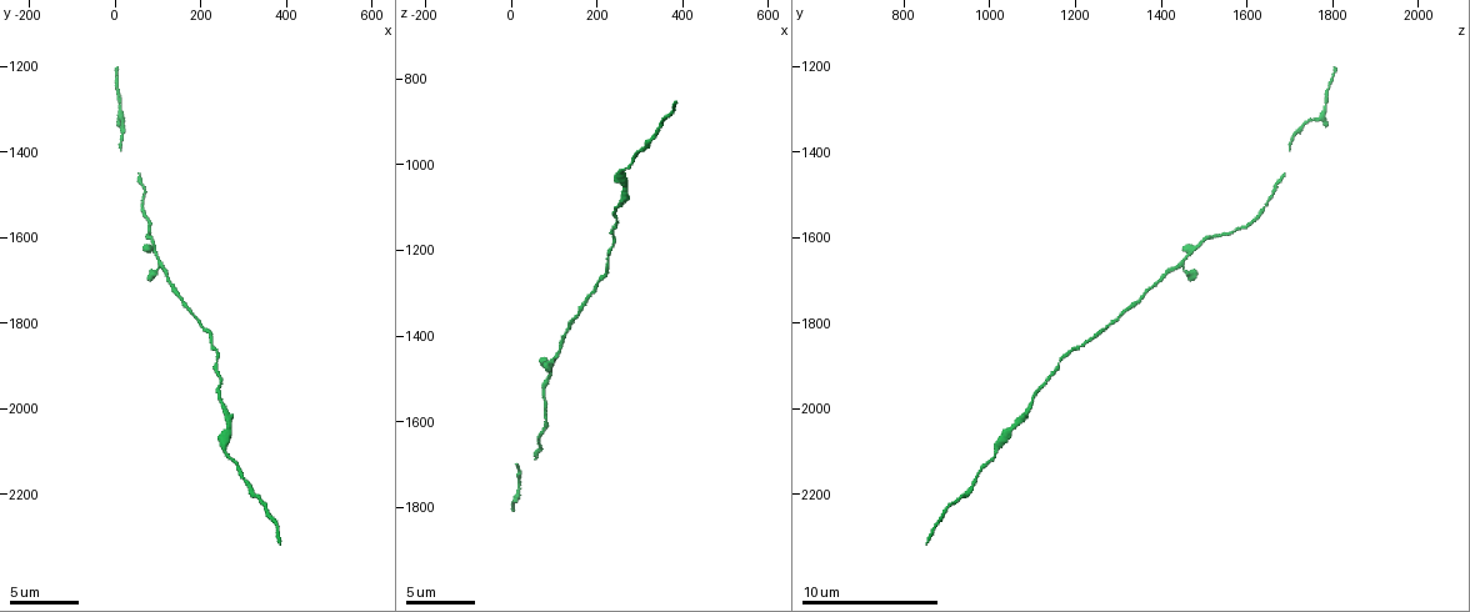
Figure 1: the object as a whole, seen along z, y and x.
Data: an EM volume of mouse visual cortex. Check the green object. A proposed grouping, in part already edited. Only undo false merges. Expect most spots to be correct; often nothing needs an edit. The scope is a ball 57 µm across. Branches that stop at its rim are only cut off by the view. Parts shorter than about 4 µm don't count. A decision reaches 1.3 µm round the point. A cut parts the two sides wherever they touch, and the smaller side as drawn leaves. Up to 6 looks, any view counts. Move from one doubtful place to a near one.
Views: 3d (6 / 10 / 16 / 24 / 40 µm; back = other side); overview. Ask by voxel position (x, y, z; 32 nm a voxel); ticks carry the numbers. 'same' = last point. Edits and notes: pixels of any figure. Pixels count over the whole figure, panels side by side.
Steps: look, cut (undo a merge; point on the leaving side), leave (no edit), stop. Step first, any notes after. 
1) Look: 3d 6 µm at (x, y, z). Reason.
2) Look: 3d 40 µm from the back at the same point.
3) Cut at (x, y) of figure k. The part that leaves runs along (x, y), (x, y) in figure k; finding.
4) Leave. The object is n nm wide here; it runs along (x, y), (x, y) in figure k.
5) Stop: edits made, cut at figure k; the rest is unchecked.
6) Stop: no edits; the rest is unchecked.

Look: 3d 10 µm at (230, 1850, 1225). Thin neck.

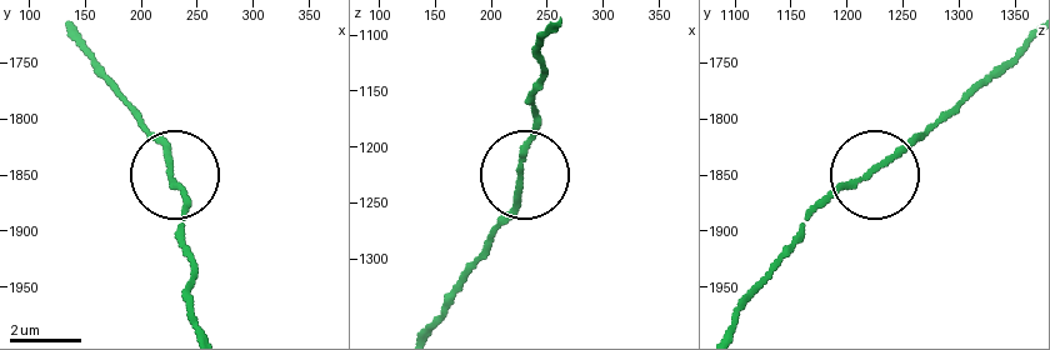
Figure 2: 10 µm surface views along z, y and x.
Look: 3d 10 µm from the back at (226, 1846, 1220). Other side.

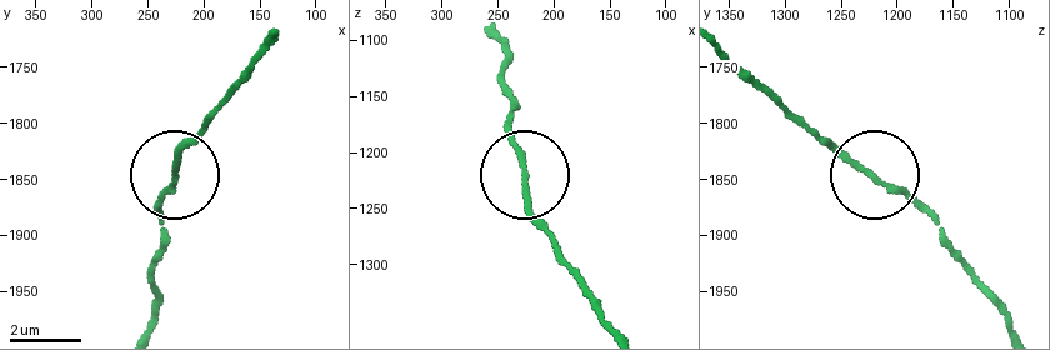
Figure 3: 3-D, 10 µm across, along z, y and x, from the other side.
Leave. The object is 150 nm wide here; it runs along (594, 304), (538, 218), (514, 104) in figure 3; one neuron here.

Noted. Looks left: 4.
Look: 3d 10 µm at (165, 1755, 1335).

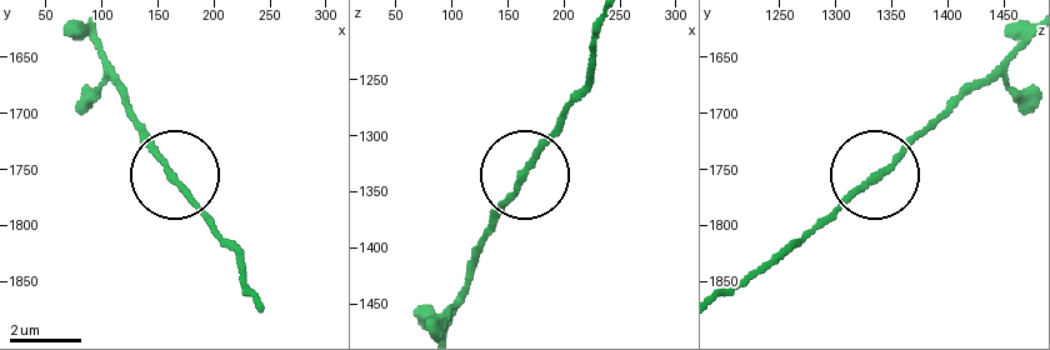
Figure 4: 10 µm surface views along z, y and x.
Leave. It runs along (524, 175), (574, 100) in figure 4; continuous, no second neuron.

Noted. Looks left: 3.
Look: 3d 10 µm at (250, 2090, 1010). Sudden change in width.

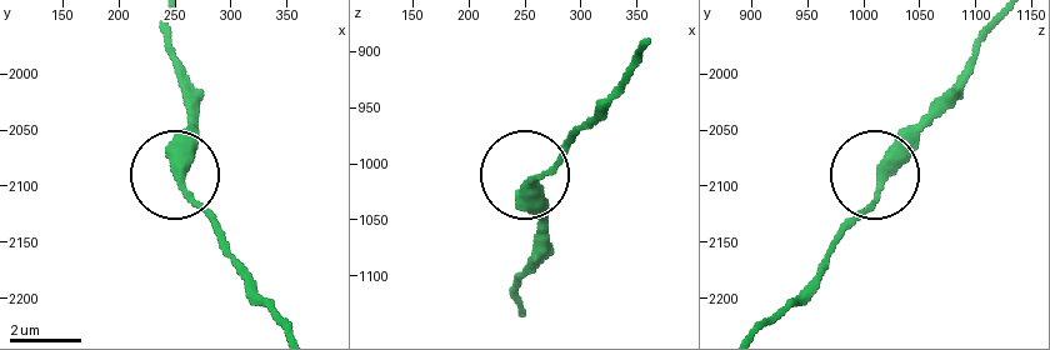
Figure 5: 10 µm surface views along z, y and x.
Leave. One neuron here.

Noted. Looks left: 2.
Stop: no edits; the rest is unchecked.

